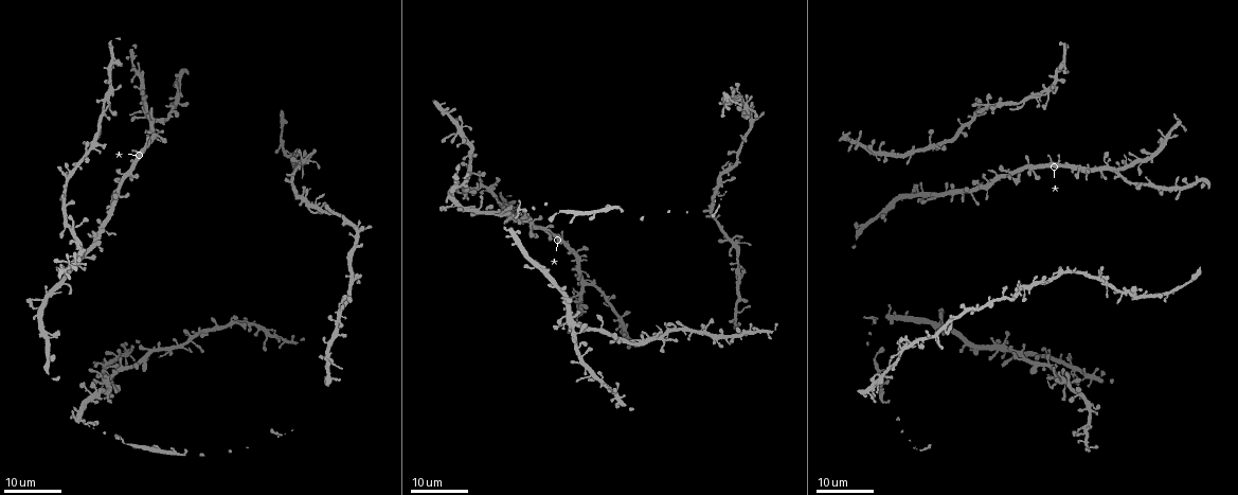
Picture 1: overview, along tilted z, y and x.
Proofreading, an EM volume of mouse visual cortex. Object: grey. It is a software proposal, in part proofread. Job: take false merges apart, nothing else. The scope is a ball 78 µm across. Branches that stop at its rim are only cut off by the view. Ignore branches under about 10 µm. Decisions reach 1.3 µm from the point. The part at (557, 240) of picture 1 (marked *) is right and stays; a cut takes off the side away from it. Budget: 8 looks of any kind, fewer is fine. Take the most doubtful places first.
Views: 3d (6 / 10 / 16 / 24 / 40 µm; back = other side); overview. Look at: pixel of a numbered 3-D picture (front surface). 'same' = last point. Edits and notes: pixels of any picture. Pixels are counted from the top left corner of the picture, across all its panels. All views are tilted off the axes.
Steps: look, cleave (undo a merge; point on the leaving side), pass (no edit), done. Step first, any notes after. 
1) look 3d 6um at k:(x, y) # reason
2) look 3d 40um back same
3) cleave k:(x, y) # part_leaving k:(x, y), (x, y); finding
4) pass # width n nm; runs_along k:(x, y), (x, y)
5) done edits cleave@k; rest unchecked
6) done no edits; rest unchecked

look 3d 16um at 1:(942, 141) # three-way junction

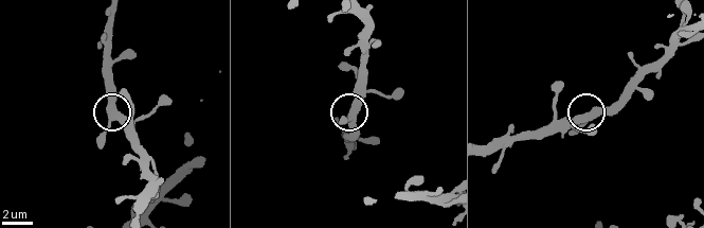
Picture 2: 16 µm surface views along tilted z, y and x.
look 3d 6um at 2:(118, 113) # closer look

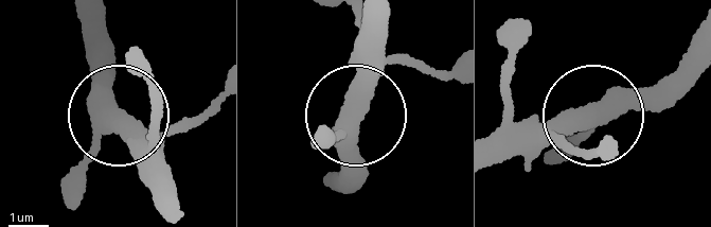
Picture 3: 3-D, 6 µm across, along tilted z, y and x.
look 3d 6um back at 3:(595, 117)

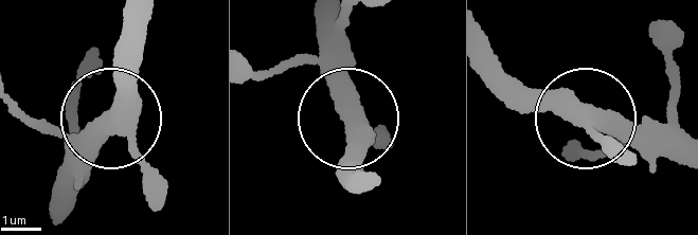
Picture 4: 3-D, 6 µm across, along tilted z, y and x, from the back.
pass # all the same neuron

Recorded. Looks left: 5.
look 3d 24um at 1:(589, 284) # two arms at a narrow angle

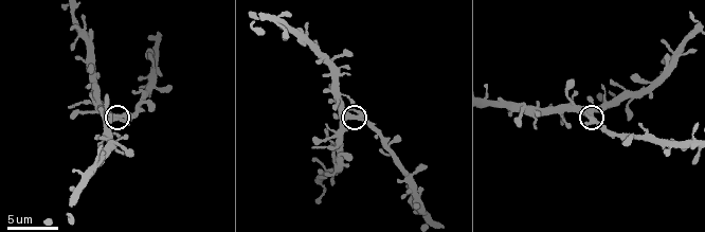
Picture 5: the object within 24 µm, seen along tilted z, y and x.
look 3d 10um at 5:(351, 116)

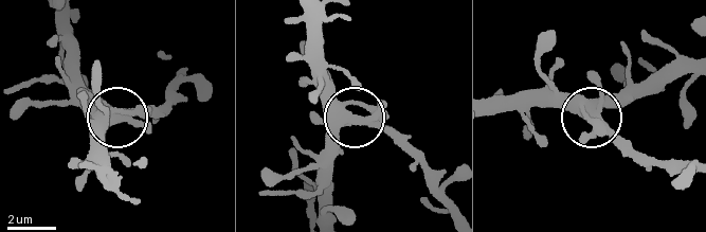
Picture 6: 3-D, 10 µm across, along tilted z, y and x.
pass # one neuron here

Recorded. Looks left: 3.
look 3d 24um at 1:(574, 325) # three-way junction

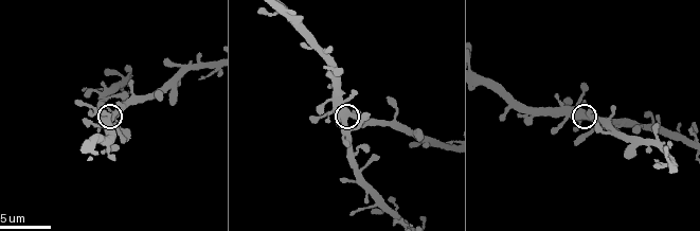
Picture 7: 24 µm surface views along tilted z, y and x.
look 3d 10um at 7:(346, 116)

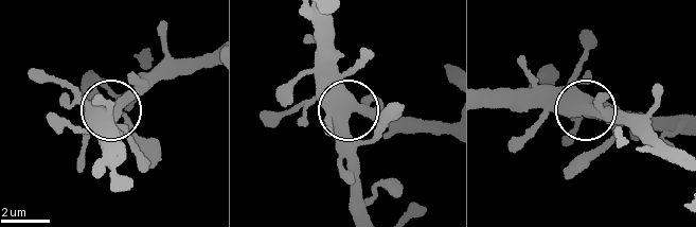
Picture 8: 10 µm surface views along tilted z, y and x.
pass # side_arm 23 um; all the same neuron

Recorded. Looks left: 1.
done no edits; rest unchecked

